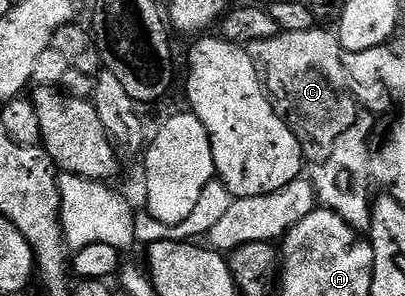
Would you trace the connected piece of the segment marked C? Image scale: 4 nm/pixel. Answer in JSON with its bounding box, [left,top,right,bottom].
[248,29,359,163]

